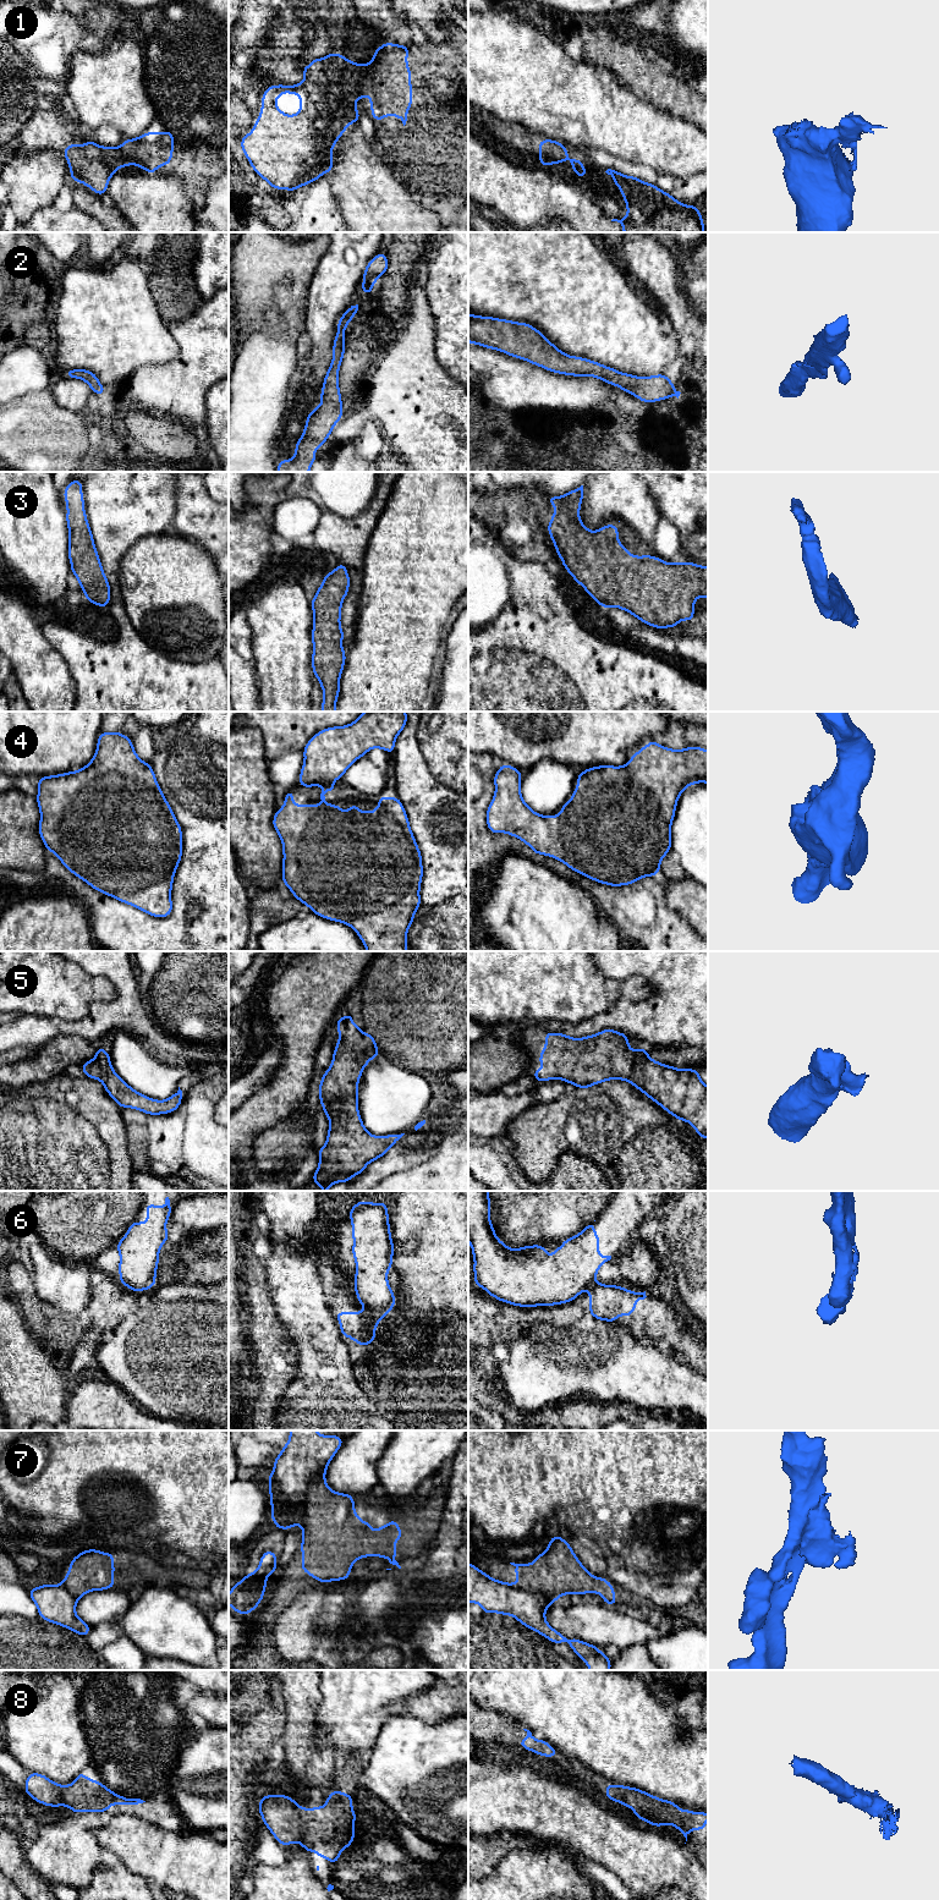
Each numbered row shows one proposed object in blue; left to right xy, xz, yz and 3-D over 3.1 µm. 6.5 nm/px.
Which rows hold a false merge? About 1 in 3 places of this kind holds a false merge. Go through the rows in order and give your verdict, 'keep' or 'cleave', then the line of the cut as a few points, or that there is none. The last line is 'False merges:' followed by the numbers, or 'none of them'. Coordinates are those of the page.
1: cleave; cut in xz along (369, 64), (364, 76), (356, 84), (367, 93)
2: keep; no cut
3: keep; no cut
4: keep; no cut
5: keep; no cut
6: cleave; cut in xz along (366, 1308), (379, 1319)
7: cleave; cut in xz along (323, 1472), (314, 1478), (309, 1502), (301, 1509), (297, 1521)
8: keep; no cut
False merges: 1, 6, 7

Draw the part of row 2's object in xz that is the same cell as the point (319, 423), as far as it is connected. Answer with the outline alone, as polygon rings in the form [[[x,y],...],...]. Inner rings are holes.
[[[358,304],[351,306],[337,320],[337,333],[333,345],[334,356],[320,390],[322,403],[307,416],[304,430],[295,444],[293,457],[280,460],[276,472],[309,472],[312,463],[318,458],[314,450],[324,445],[335,424],[342,418],[339,369],[345,355],[345,329],[357,311]]]

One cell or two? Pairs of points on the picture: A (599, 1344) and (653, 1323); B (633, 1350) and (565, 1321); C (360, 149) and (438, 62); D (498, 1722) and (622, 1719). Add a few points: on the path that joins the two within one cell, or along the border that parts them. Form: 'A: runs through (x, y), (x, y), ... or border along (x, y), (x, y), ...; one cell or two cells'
A: border along (602, 1321), (624, 1325), (641, 1340); two cells
B: border along (588, 1313), (567, 1327), (555, 1327), (544, 1323); two cells
C: border along (374, 135), (377, 147), (386, 164); two cells
D: border along (484, 1708), (497, 1711), (511, 1719); two cells

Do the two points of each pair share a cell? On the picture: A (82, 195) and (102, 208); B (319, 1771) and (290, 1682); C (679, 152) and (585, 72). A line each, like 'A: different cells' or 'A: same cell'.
A: same cell
B: same cell
C: same cell

